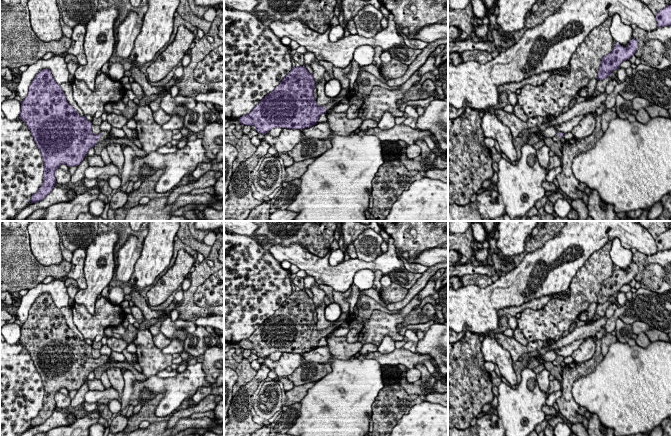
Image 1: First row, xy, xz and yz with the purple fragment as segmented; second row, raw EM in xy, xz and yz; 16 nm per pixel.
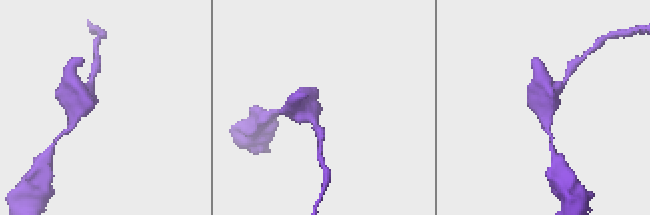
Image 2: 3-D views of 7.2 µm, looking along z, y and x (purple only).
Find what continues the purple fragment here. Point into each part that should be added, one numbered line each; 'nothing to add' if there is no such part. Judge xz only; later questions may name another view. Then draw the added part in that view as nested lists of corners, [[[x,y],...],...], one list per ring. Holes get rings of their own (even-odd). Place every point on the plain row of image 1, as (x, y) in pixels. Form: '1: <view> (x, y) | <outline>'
1: xz (351, 316) | [[[354,311],[353,313],[347,312],[347,314],[348,317],[345,320],[341,320],[341,321],[337,320],[333,324],[331,324],[330,326],[324,329],[326,332],[326,336],[331,334],[335,329],[339,328],[341,324],[347,323],[348,325],[351,325],[352,321],[358,318],[356,311]]]

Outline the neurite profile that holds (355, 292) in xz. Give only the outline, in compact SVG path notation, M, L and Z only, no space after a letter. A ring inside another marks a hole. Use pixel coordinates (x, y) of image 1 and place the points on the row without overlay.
M352 284L350 288L351 288L351 294L346 299L346 301L349 303L350 306L349 312L354 313L355 306L360 295L360 290L354 284Z

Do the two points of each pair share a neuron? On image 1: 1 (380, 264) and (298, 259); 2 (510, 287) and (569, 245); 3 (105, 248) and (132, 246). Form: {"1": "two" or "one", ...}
{"1": "one", "2": "one", "3": "two"}

